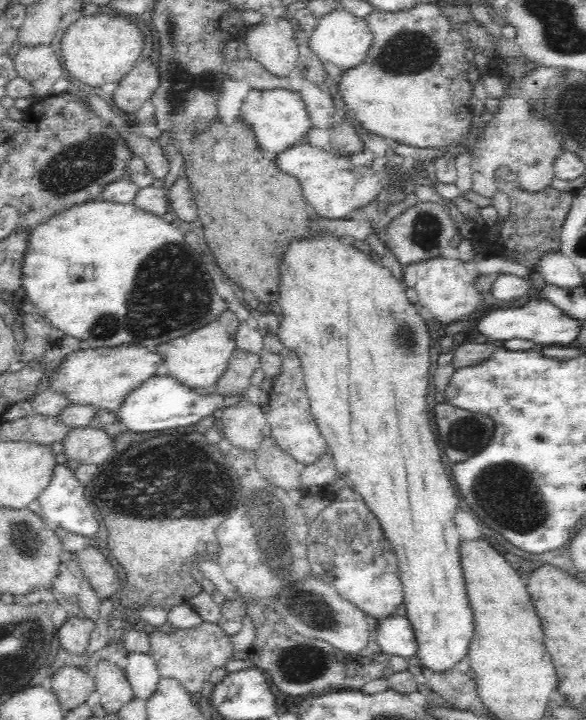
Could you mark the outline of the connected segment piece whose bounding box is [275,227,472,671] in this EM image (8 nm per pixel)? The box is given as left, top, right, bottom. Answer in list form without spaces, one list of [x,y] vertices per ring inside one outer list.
[[[320,227],[317,231],[308,236],[294,236],[286,242],[280,264],[278,264],[278,292],[275,301],[280,304],[282,310],[282,321],[279,322],[275,332],[284,344],[284,350],[294,352],[300,360],[302,371],[305,375],[305,387],[311,403],[311,412],[315,417],[319,431],[328,443],[329,452],[333,454],[333,459],[341,474],[346,486],[358,492],[370,509],[376,513],[380,519],[380,524],[386,533],[386,537],[396,546],[396,553],[400,555],[400,573],[402,573],[402,584],[404,587],[404,603],[406,604],[407,615],[412,627],[416,631],[418,639],[418,656],[422,666],[436,670],[446,670],[452,668],[456,661],[466,656],[472,631],[471,608],[467,601],[465,581],[462,576],[462,569],[459,565],[458,541],[461,539],[457,526],[454,522],[454,515],[458,508],[458,498],[450,484],[450,478],[444,471],[441,461],[441,447],[438,440],[434,438],[434,433],[428,426],[428,416],[430,415],[426,394],[430,386],[430,356],[432,356],[432,346],[430,346],[431,336],[428,329],[428,316],[419,306],[408,300],[406,296],[406,285],[398,280],[398,277],[386,267],[381,261],[374,262],[372,256],[352,244],[342,242],[340,234],[332,229]]]

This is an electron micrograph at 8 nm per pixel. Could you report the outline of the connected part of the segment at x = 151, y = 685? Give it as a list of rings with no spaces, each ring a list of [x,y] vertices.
[[[126,653],[128,664],[125,668],[130,681],[133,697],[145,702],[156,692],[161,678],[155,660],[144,653]]]

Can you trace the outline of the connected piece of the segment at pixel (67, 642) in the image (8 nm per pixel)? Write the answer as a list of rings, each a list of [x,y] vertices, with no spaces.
[[[72,616],[60,627],[60,632],[57,632],[60,639],[56,640],[62,640],[61,648],[66,648],[75,655],[84,654],[84,650],[88,650],[95,629],[96,624],[90,618]]]

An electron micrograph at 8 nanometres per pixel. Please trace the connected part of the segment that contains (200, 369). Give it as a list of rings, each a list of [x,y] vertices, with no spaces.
[[[226,307],[210,322],[178,336],[170,338],[155,348],[156,352],[166,356],[168,375],[180,380],[186,386],[198,389],[212,389],[226,373],[232,354],[237,349],[236,332],[240,321],[234,311]]]

